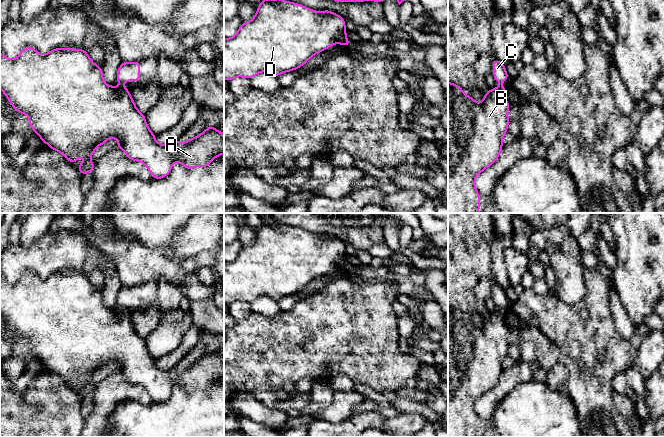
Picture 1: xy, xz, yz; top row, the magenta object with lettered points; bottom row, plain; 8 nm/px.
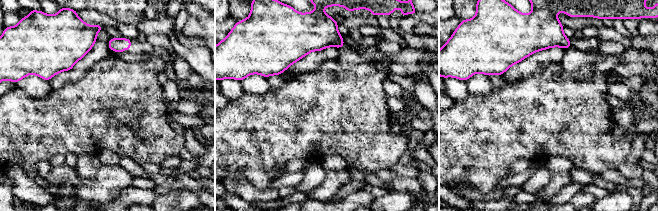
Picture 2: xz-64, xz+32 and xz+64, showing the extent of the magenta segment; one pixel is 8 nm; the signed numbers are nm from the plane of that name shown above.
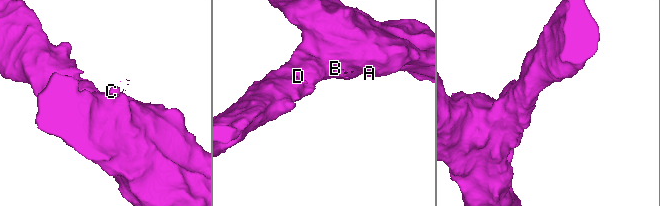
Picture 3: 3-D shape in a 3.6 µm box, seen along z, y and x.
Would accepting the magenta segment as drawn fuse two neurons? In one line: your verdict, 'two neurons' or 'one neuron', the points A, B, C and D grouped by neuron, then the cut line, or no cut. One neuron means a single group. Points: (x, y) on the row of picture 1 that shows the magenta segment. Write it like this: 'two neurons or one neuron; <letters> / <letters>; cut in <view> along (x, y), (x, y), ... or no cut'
two neurons; A B D / C; cut in xy along (120, 86), (124, 88)

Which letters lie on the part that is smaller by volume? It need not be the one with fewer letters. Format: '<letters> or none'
C

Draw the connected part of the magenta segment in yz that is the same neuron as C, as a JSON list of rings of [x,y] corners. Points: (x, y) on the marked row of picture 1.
[[[497,59],[493,60],[493,75],[498,84],[509,78],[504,64]]]

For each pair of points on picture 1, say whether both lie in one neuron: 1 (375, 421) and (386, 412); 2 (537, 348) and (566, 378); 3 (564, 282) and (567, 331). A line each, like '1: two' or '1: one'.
1: two
2: two
3: two

